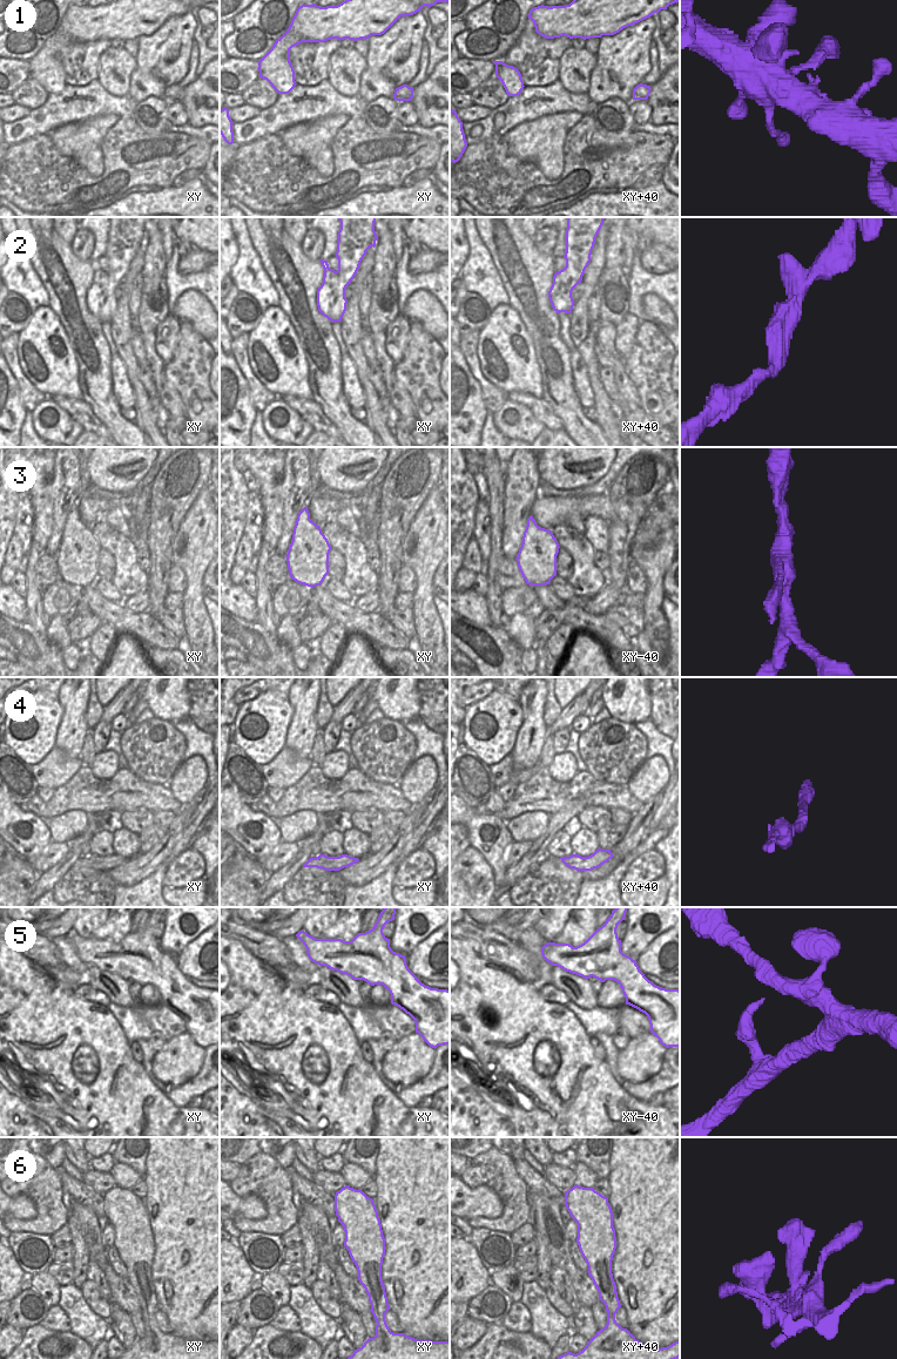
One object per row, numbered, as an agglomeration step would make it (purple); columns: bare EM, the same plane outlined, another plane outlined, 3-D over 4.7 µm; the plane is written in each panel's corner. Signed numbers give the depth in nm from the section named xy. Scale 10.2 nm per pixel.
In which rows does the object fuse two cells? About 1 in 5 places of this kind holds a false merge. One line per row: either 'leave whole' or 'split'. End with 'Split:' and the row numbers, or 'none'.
1: leave whole
2: leave whole
3: leave whole
4: leave whole
5: leave whole
6: leave whole
Split: none

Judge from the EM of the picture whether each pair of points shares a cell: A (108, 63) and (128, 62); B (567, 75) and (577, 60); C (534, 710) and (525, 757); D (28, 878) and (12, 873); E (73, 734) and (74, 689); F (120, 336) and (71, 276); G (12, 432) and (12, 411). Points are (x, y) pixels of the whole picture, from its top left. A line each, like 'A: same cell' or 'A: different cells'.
A: same cell
B: same cell
C: same cell
D: same cell
E: same cell
F: different cells
G: same cell

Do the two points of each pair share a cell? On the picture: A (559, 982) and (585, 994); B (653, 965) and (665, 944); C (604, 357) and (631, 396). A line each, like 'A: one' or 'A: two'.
A: one
B: one
C: one

